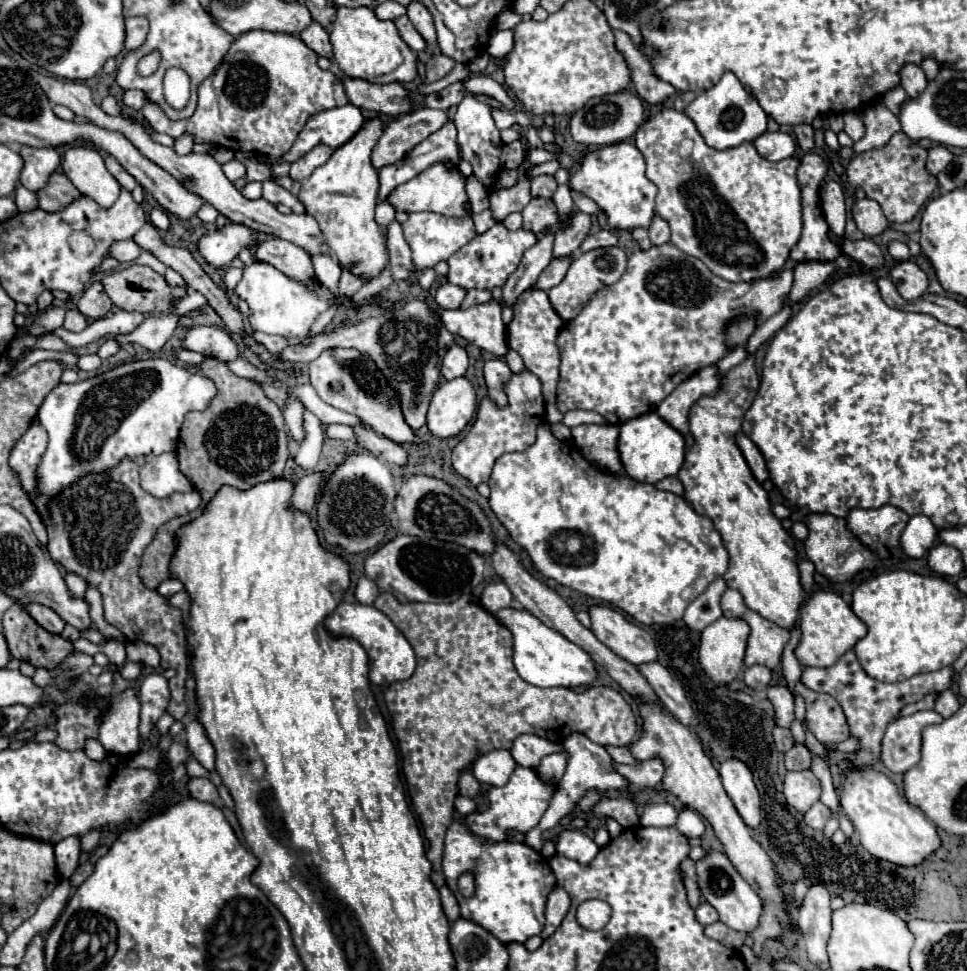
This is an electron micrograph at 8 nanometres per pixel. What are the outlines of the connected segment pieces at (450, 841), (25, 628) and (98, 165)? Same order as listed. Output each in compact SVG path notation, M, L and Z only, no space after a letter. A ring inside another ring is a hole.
M455 818L447 830L445 852L443 852L443 872L447 876L447 886L455 894L461 916L483 926L487 932L493 932L501 944L527 942L531 936L541 934L545 926L545 902L549 892L555 888L555 876L549 868L545 856L535 852L523 842L497 842L485 844L481 838L467 832L465 822ZM473 870L475 872L475 896L465 898L457 888L459 874Z
M11 606L3 616L3 634L9 644L9 652L15 660L25 660L35 668L59 668L67 656L73 654L73 644L57 634L43 630L21 606Z
M73 146L65 150L61 170L81 194L93 198L105 208L109 208L119 196L119 182L105 168L99 150L91 146Z

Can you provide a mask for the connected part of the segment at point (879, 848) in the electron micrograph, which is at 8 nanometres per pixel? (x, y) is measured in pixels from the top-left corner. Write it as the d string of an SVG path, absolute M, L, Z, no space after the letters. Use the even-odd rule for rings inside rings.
M877 770L849 772L847 778L841 780L841 808L849 816L853 828L859 832L863 848L877 860L889 860L911 868L941 848L937 828L919 808L907 804L897 786Z

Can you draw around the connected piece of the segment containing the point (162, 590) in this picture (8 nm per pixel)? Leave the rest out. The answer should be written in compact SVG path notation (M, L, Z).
M168 579L158 586L157 592L163 596L171 596L177 592L182 591L183 589L183 584L181 584L179 580Z

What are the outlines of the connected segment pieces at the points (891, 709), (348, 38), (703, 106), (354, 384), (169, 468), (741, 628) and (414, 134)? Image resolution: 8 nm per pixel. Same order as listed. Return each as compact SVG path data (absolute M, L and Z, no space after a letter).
M853 650L841 656L841 660L835 666L829 668L805 668L801 674L801 682L807 688L813 688L815 692L825 692L833 696L845 712L845 718L849 720L849 730L851 738L859 742L859 748L855 750L853 760L841 762L841 774L849 772L849 768L873 768L881 760L881 740L887 724L895 720L901 712L903 706L921 700L929 692L941 692L951 686L951 668L941 668L937 672L927 672L927 674L917 674L909 680L897 682L897 684L883 684L879 680L873 680L871 676L865 674L865 670L859 666L857 656Z
M339 6L331 26L333 58L349 78L363 78L377 84L411 82L417 76L417 54L401 40L393 20L379 20L373 8Z
M725 72L721 80L699 94L687 108L685 114L695 122L697 130L705 138L705 144L717 150L733 148L743 142L753 142L757 136L761 136L767 130L767 114L759 106L757 98L743 88L743 84L737 80L735 74Z
M345 348L325 350L317 360L309 362L309 376L311 376L311 386L327 404L343 412L349 412L353 416L359 416L375 432L391 438L397 444L421 442L417 432L413 432L413 428L405 424L405 416L401 412L401 400L397 400L397 392L393 392L391 384L385 380L385 376L381 376L377 364L373 364L373 360L363 352L345 350Z
M173 452L149 458L141 466L141 486L157 498L165 498L175 490L179 492L193 490L193 484L179 472L177 458Z
M719 618L701 632L699 664L715 684L731 684L743 666L749 626L741 618Z
M417 108L401 120L389 122L383 136L373 150L373 166L379 170L387 164L401 160L415 144L425 140L429 134L437 132L449 120L447 110Z

